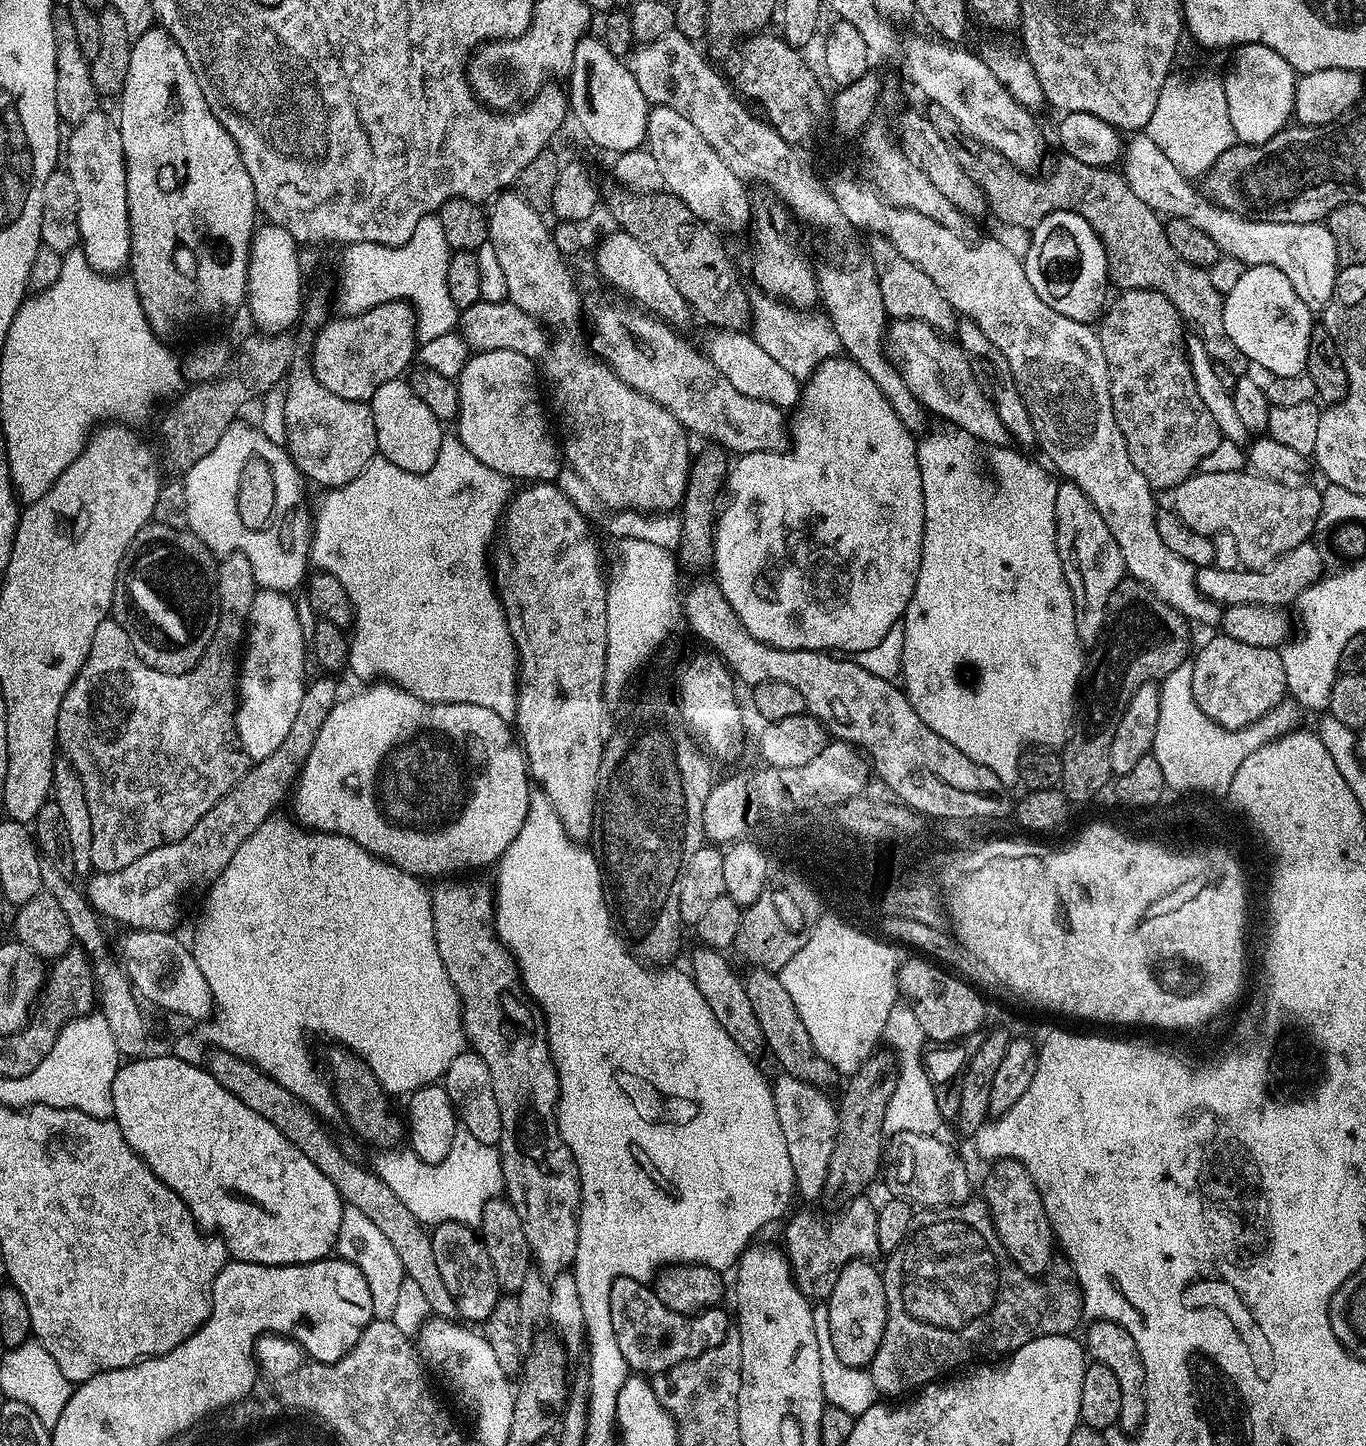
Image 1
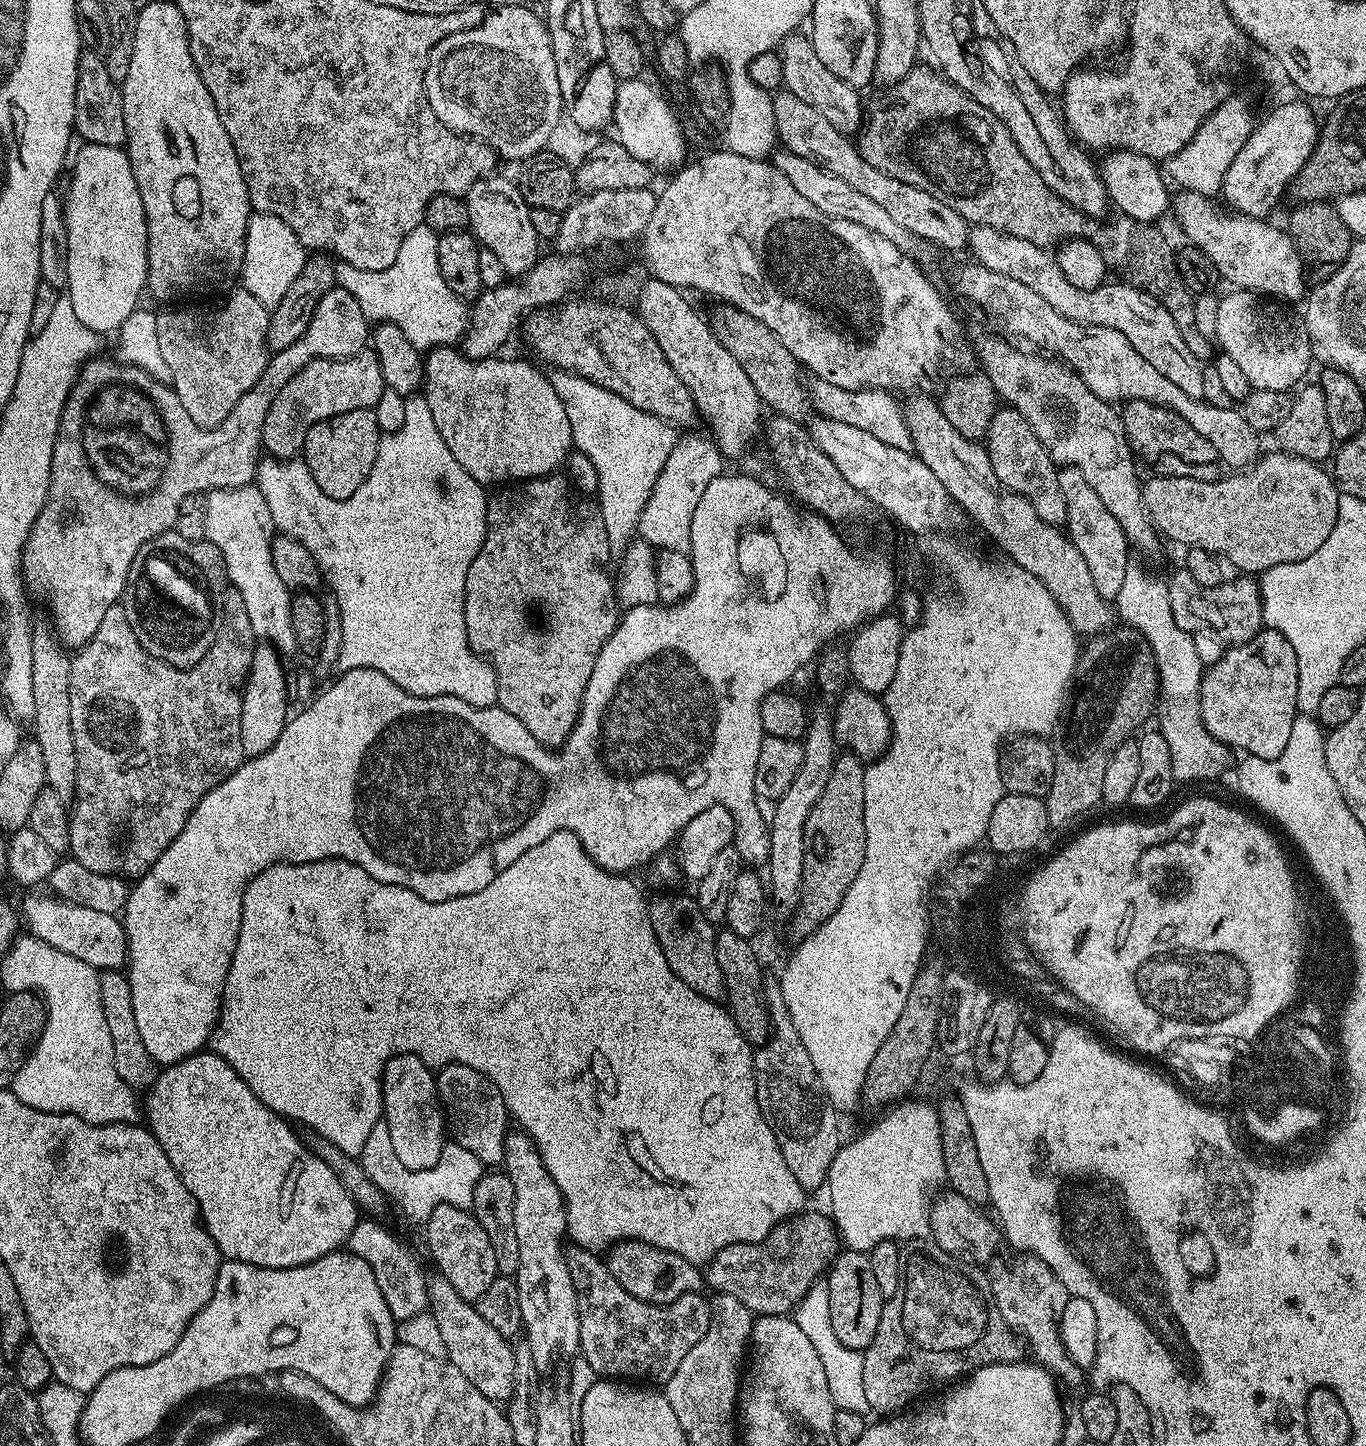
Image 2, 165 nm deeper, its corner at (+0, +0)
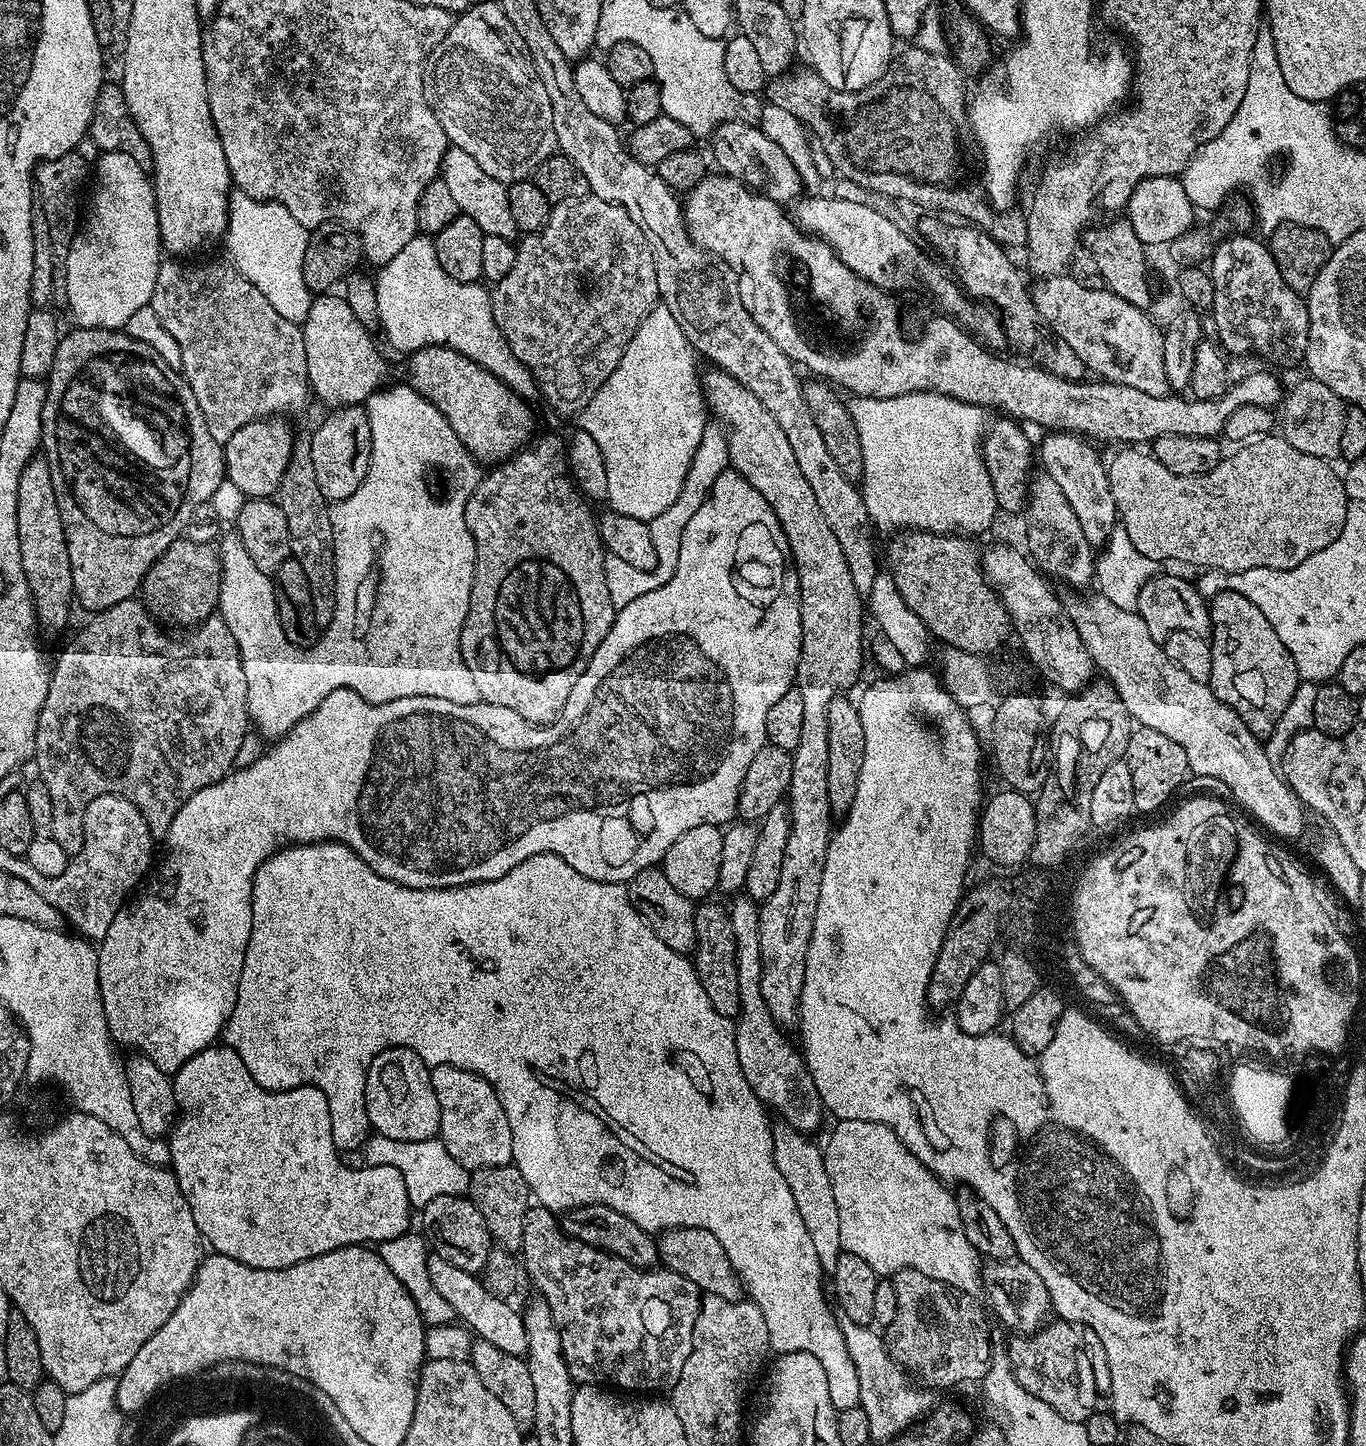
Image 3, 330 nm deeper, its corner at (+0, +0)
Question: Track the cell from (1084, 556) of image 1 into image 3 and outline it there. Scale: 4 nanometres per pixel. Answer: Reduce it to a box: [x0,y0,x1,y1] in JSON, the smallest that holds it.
[1038,432,1118,549]

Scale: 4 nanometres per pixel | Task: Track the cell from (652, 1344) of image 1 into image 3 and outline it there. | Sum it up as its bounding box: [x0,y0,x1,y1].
[519,1202,702,1394]

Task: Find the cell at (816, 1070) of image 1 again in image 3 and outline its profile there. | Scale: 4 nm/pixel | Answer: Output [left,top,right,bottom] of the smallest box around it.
[694,902,740,1017]

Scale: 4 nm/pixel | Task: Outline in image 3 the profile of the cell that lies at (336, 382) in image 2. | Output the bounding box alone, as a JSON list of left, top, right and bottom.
[223,418,294,498]

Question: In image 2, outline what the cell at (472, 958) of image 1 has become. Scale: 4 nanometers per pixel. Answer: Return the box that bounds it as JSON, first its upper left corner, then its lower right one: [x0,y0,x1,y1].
[503,1130,580,1370]

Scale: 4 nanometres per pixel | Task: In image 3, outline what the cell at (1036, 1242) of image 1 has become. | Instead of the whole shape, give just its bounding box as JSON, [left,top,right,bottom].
[1006,1318,1101,1424]

